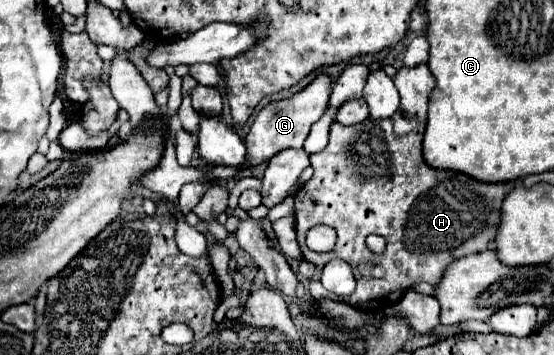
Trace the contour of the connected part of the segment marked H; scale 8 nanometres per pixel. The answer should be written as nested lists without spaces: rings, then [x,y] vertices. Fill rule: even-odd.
[[[418,65],[418,67],[410,67],[410,69],[408,69],[408,67],[402,67],[402,69],[396,73],[396,77],[394,77],[394,85],[396,85],[396,89],[398,89],[398,93],[400,93],[400,99],[402,99],[400,111],[394,113],[392,117],[386,117],[386,119],[366,119],[366,121],[362,121],[362,123],[358,123],[358,125],[350,125],[350,127],[332,123],[332,127],[330,127],[330,141],[328,141],[326,149],[320,151],[320,153],[310,155],[310,163],[312,163],[312,167],[314,167],[314,177],[312,177],[308,183],[304,183],[302,187],[298,187],[298,191],[296,191],[296,195],[294,195],[294,203],[296,203],[296,211],[294,211],[294,217],[296,217],[296,241],[298,241],[298,245],[300,245],[302,257],[318,267],[316,273],[310,277],[310,293],[312,293],[312,297],[314,297],[314,299],[330,297],[330,299],[334,299],[334,301],[348,303],[348,305],[352,305],[352,307],[356,307],[356,309],[360,309],[360,311],[366,311],[366,313],[382,311],[382,309],[394,305],[394,303],[402,297],[402,293],[404,293],[406,289],[410,289],[412,283],[426,281],[426,283],[430,283],[430,285],[436,285],[436,283],[442,279],[444,269],[446,269],[452,261],[456,261],[456,259],[460,259],[460,257],[464,257],[464,255],[472,255],[472,253],[480,253],[482,249],[488,249],[490,243],[494,241],[494,235],[496,235],[496,229],[498,229],[498,223],[500,223],[502,201],[504,201],[506,193],[514,187],[514,183],[496,183],[496,185],[488,185],[488,183],[478,183],[478,181],[474,181],[472,177],[462,175],[462,173],[430,169],[430,167],[424,163],[424,157],[422,157],[422,137],[424,137],[424,129],[426,129],[428,95],[430,95],[430,91],[434,89],[436,79],[434,79],[434,75],[430,73],[428,65]],[[320,223],[332,227],[332,229],[338,233],[336,247],[334,247],[332,251],[328,251],[328,253],[314,253],[314,251],[308,251],[306,241],[304,241],[308,229],[314,227],[314,225],[320,225]],[[372,233],[374,233],[374,235],[382,235],[382,237],[386,239],[386,249],[384,249],[384,253],[380,253],[380,255],[372,253],[372,251],[366,247],[366,237],[372,235]],[[332,259],[344,259],[344,261],[352,267],[352,273],[354,273],[354,279],[356,279],[356,291],[354,291],[352,295],[348,295],[348,297],[338,297],[338,295],[334,295],[334,293],[322,289],[322,285],[320,285],[320,271],[322,271],[322,267],[324,267],[328,261],[332,261]]]

